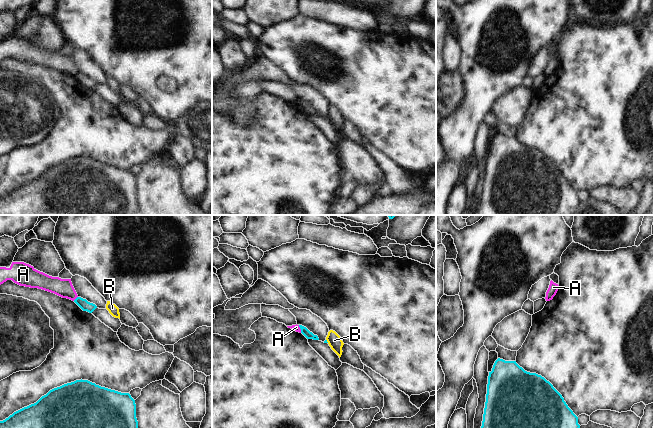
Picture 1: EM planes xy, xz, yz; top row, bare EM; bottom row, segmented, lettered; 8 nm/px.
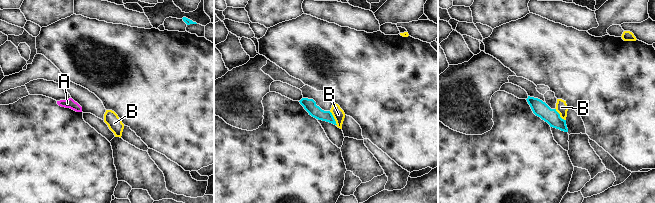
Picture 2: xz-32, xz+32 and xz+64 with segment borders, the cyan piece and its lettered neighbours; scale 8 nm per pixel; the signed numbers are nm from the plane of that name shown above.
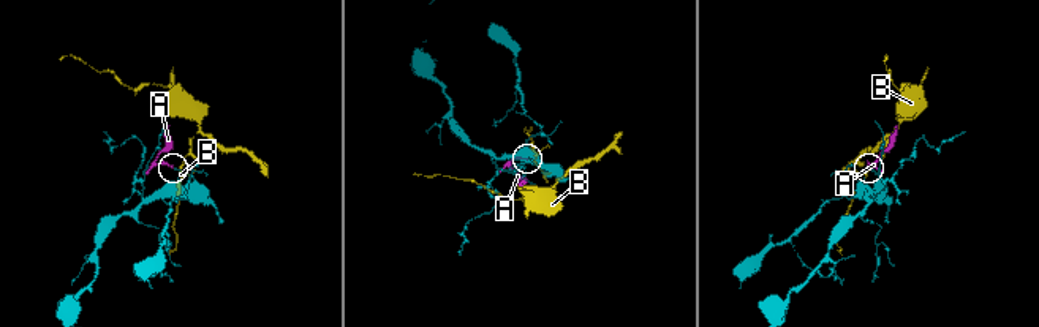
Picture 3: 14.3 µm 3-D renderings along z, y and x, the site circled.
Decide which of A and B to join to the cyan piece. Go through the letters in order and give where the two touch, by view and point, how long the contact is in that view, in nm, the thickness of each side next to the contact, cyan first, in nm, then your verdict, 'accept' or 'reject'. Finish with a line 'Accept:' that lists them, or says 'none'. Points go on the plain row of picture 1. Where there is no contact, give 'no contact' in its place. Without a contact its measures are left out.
A: meets cyan in xz at (300, 104); contact 70 nm long; 60 nm thick on the cyan side, 50 nm on the other; reject
B: meets cyan in xz at (326, 117); contact 40 nm long; 20 nm thick on the cyan side, 110 nm on the other; reject
Accept: none

